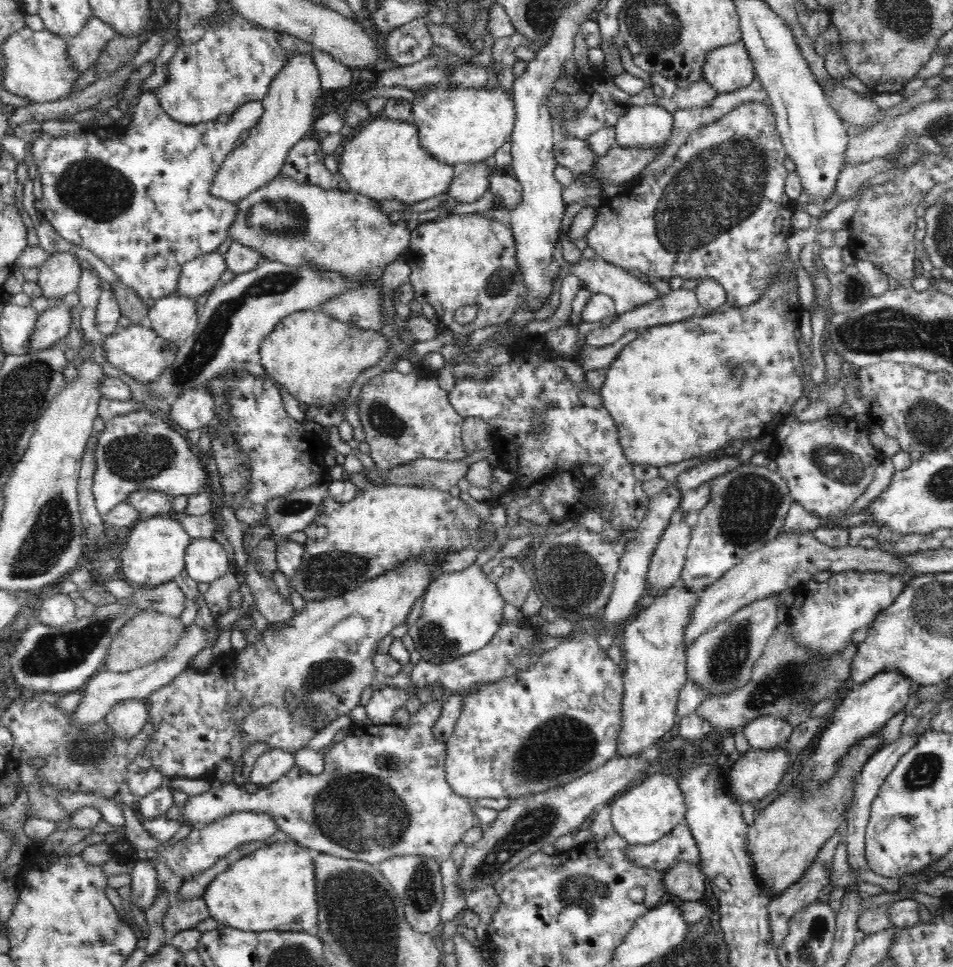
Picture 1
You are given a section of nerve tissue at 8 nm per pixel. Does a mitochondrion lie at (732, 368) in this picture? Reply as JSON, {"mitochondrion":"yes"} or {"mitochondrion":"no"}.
{"mitochondrion":"yes"}

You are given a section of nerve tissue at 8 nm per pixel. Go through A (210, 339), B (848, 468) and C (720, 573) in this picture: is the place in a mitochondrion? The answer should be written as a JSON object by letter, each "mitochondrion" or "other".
{"A":"mitochondrion","B":"mitochondrion","C":"other"}

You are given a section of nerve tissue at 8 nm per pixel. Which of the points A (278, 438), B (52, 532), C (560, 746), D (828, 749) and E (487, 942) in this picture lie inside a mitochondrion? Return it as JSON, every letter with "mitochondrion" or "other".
{"A":"other","B":"mitochondrion","C":"mitochondrion","D":"other","E":"other"}

